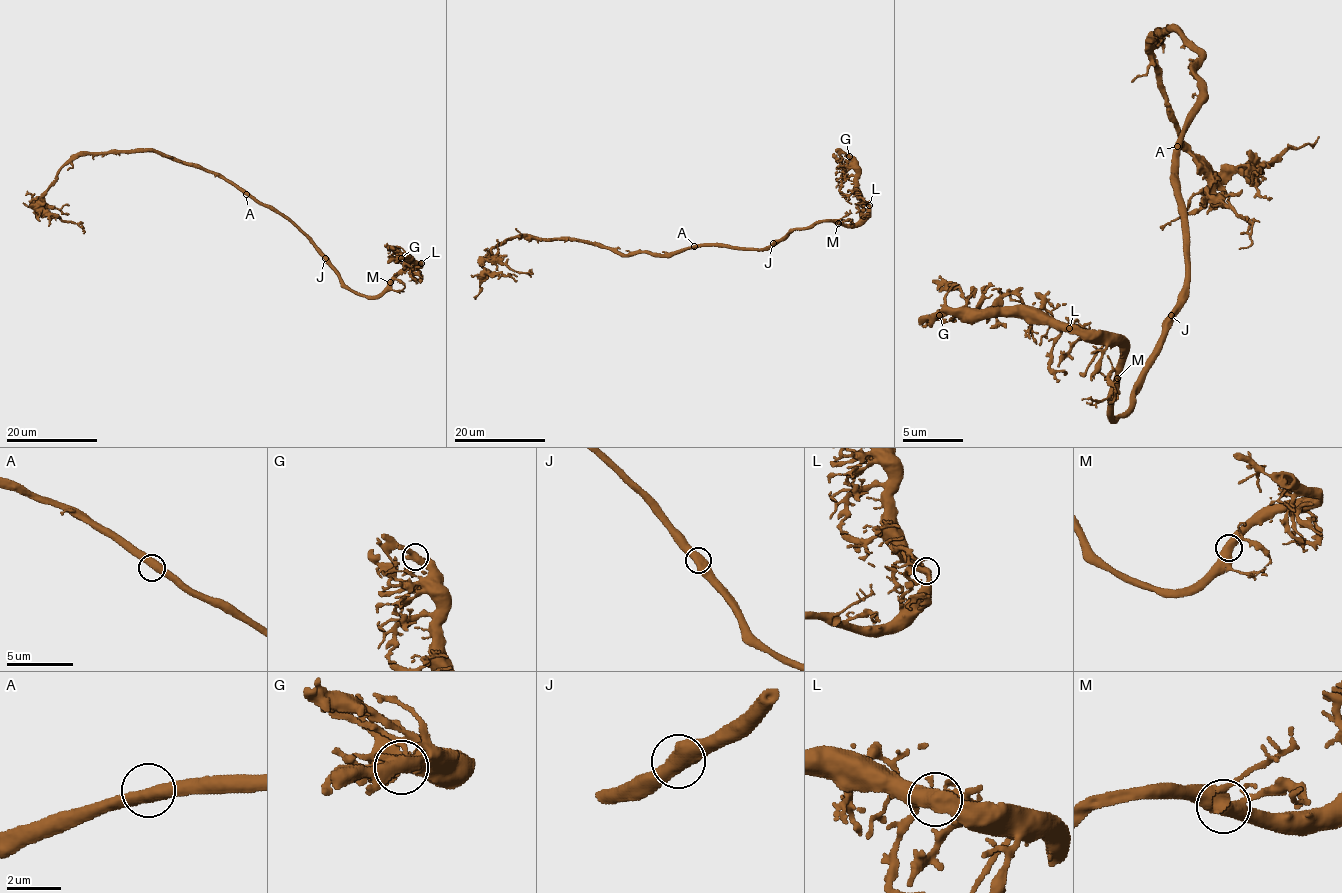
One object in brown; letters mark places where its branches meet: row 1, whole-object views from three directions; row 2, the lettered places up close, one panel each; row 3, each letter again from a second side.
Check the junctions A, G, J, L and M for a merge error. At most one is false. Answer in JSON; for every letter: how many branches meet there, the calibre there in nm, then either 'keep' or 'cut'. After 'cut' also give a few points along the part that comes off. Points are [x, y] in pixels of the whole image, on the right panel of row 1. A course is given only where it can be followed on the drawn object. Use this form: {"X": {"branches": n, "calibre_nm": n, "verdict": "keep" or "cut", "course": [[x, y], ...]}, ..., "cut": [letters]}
{"A": {"branches": 2, "calibre_nm": 480, "verdict": "keep"}, "G": {"branches": 2, "calibre_nm": 500, "verdict": "keep"}, "J": {"branches": 2, "calibre_nm": 550, "verdict": "keep"}, "L": {"branches": 2, "calibre_nm": 550, "verdict": "keep"}, "M": {"branches": 2, "calibre_nm": 550, "verdict": "keep"}, "cut": []}

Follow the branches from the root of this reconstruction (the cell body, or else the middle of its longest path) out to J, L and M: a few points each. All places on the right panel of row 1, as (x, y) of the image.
J: (1180, 137), (1177, 149), (1177, 212), (1186, 260), (1186, 297), (1171, 315)
L: (1180, 137), (1177, 212), (1186, 294), (1120, 414), (1111, 414), (1120, 348), (1069, 327)
M: (1180, 137), (1177, 212), (1186, 294), (1132, 402), (1120, 414), (1111, 414), (1111, 384), (1117, 378)

